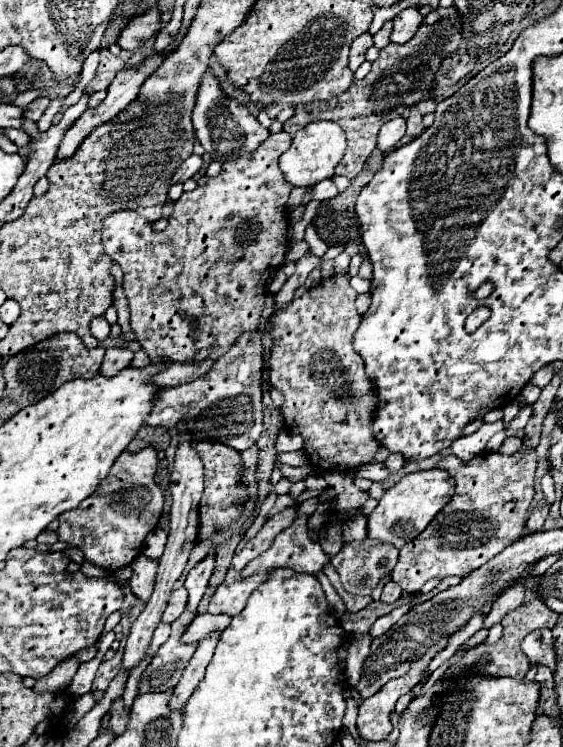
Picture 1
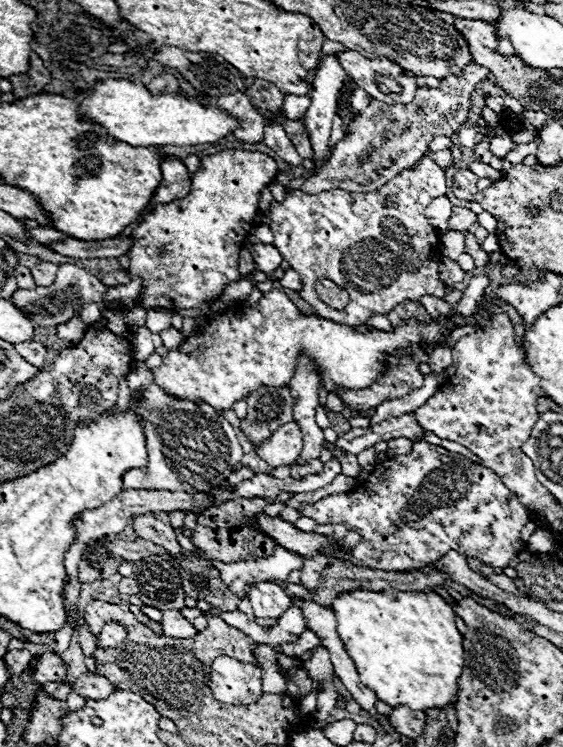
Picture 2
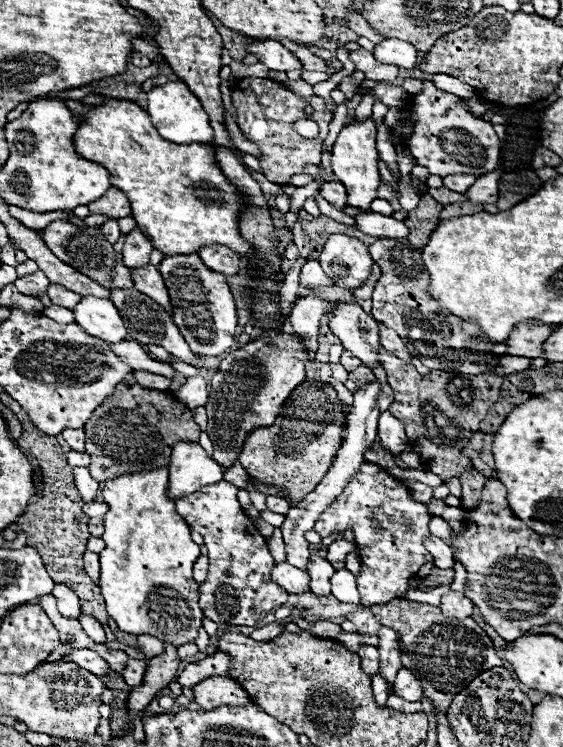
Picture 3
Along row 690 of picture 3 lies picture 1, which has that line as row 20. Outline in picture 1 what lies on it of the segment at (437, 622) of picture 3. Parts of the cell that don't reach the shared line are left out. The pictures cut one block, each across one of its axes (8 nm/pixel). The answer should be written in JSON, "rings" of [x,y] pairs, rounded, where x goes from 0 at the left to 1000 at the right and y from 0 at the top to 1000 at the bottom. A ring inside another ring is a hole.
{"rings":[[[806,8],[799,11],[774,11],[767,13],[739,48],[725,59],[689,59],[686,64],[675,67],[675,78],[661,83],[661,94],[647,107],[629,107],[625,115],[604,126],[600,131],[586,137],[558,137],[547,142],[529,145],[526,161],[536,163],[554,163],[554,161],[590,161],[600,163],[615,182],[618,182],[618,203],[611,206],[604,222],[597,225],[597,236],[615,236],[629,238],[661,201],[668,198],[668,179],[675,169],[689,161],[700,161],[718,150],[718,145],[735,142],[742,134],[757,131],[767,115],[767,102],[774,99],[774,91],[782,91],[782,80],[810,70],[821,54],[821,32],[817,32],[817,19],[810,16]],[[533,150],[540,150],[533,155]],[[536,158],[536,161],[533,161]]]}

